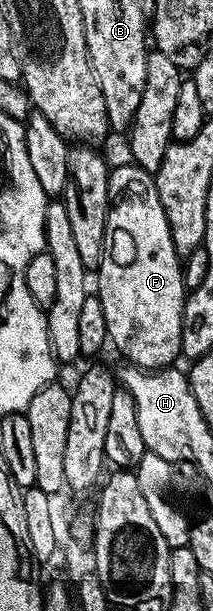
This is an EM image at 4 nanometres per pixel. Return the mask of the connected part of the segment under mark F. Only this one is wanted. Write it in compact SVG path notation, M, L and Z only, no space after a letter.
M133 164L127 166L114 166L110 171L110 211L104 224L104 252L102 262L96 268L98 274L98 287L96 293L100 304L104 304L104 317L108 319L108 339L123 354L125 361L132 366L139 366L142 370L164 370L175 365L174 361L179 361L182 345L180 344L180 320L182 319L182 309L186 303L187 289L186 283L182 281L184 266L180 261L180 255L172 244L172 236L168 228L168 220L164 216L164 208L160 204L160 196L156 192L154 176L149 174L144 168Z

